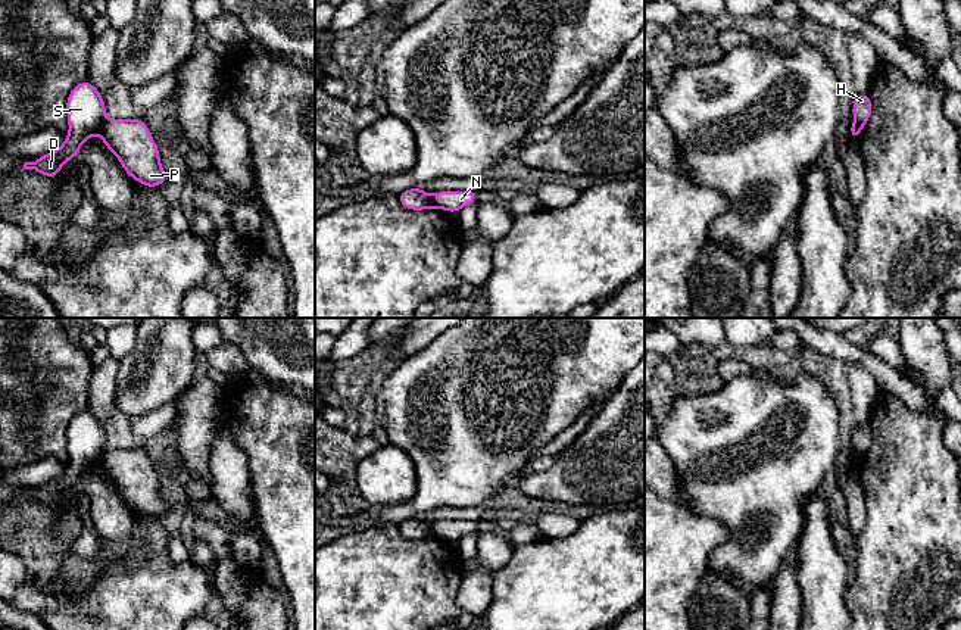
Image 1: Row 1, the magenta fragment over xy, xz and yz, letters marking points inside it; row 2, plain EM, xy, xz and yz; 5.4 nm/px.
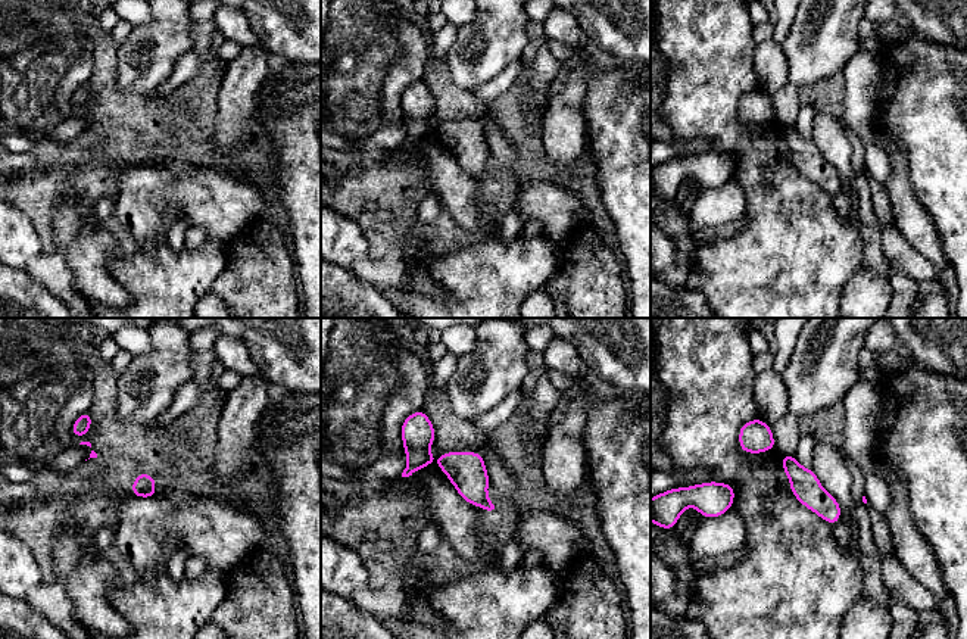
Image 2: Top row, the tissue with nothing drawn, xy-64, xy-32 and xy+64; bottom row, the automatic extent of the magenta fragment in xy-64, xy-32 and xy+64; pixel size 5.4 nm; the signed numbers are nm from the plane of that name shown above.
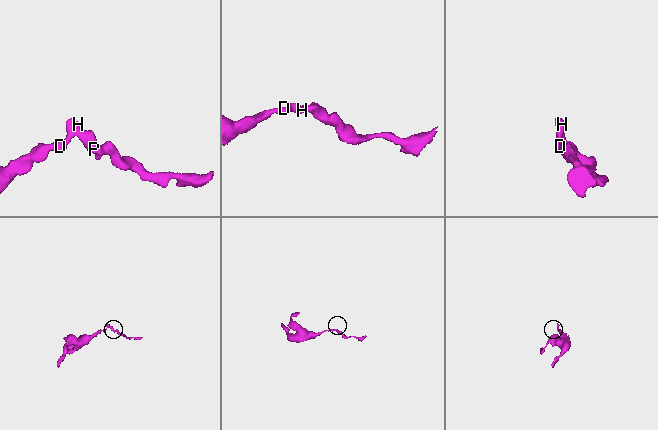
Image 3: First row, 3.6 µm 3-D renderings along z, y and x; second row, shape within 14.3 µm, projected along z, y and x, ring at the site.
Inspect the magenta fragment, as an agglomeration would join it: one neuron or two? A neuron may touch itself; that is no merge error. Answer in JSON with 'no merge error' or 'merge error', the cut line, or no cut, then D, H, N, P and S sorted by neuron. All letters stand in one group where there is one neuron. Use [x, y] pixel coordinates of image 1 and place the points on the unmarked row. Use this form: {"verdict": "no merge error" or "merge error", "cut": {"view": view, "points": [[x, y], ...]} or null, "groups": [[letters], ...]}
{"verdict": "merge error", "cut": {"view": "xy", "points": [[106, 449], [97, 462]]}, "groups": [["D", "H", "S"], ["N", "P"]]}

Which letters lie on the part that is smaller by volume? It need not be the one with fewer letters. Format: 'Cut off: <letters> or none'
Cut off: N, P

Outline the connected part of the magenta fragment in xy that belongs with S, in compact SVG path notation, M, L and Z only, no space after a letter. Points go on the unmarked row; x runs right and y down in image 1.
M87 409L77 414L66 428L69 462L63 474L35 492L25 492L24 499L35 499L38 503L56 508L60 498L69 489L79 486L79 477L99 464L106 450L106 436L102 422Z

